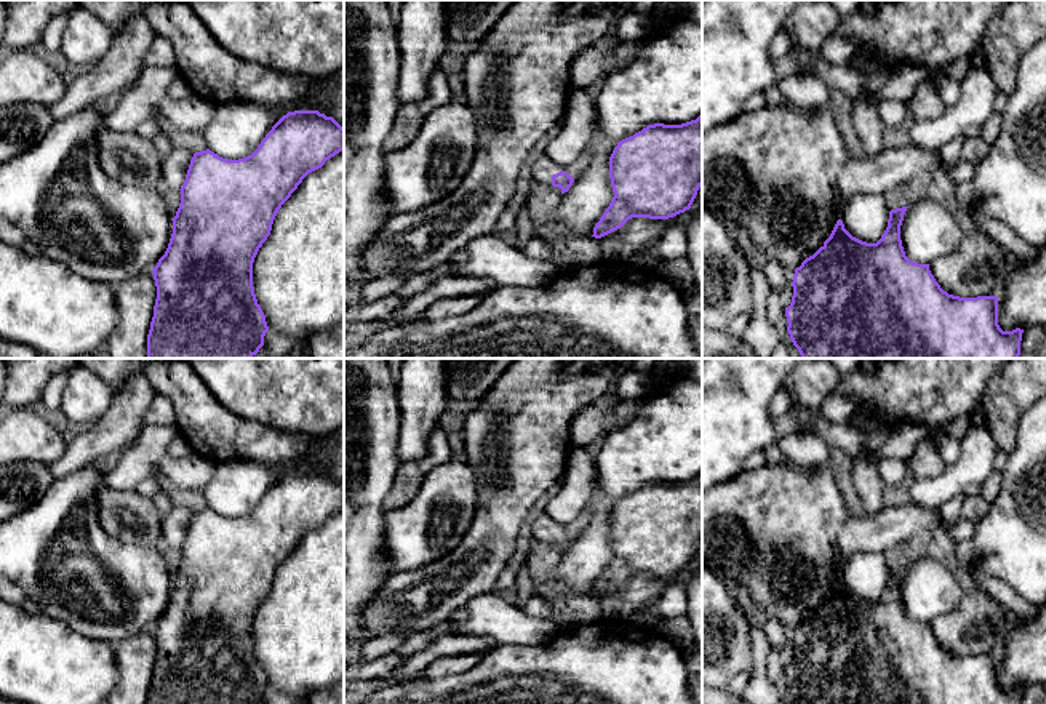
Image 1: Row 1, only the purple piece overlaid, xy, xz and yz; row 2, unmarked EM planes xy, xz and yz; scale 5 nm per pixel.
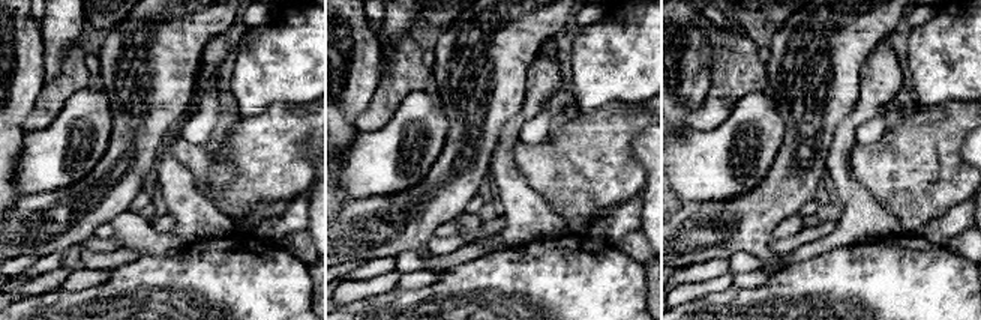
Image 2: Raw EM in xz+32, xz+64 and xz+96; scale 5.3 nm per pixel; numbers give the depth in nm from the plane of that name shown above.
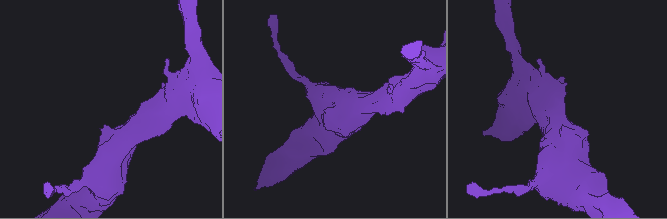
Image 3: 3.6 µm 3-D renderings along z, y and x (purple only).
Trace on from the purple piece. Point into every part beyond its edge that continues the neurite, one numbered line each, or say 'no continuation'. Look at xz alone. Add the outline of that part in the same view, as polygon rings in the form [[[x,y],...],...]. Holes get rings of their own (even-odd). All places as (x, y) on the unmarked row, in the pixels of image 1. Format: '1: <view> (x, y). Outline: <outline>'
1: xz (542, 528). Outline: [[[542,514],[539,518],[536,518],[533,522],[533,525],[529,526],[531,530],[531,536],[545,542],[545,544],[552,544],[552,534],[565,530],[565,525],[552,520],[549,515]]]

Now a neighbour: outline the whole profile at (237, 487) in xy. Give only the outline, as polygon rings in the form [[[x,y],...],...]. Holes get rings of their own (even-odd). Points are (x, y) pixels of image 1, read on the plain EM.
[[[221,461],[202,490],[206,506],[222,517],[251,514],[277,480],[269,467],[251,461]]]

